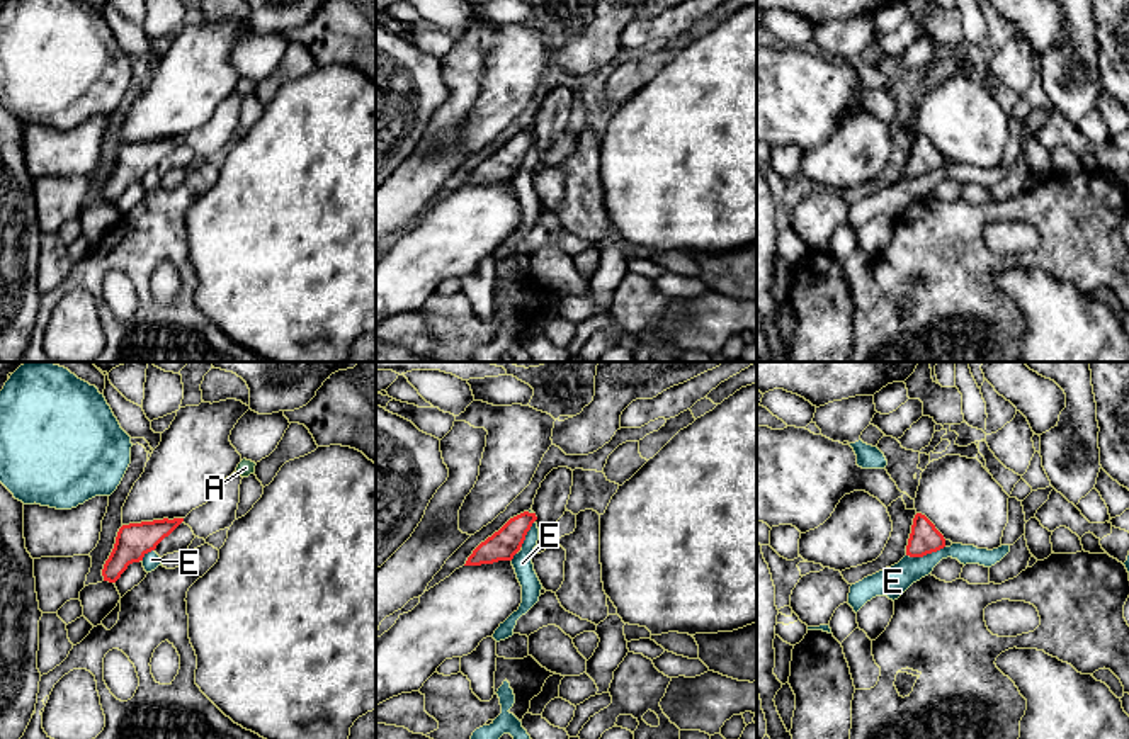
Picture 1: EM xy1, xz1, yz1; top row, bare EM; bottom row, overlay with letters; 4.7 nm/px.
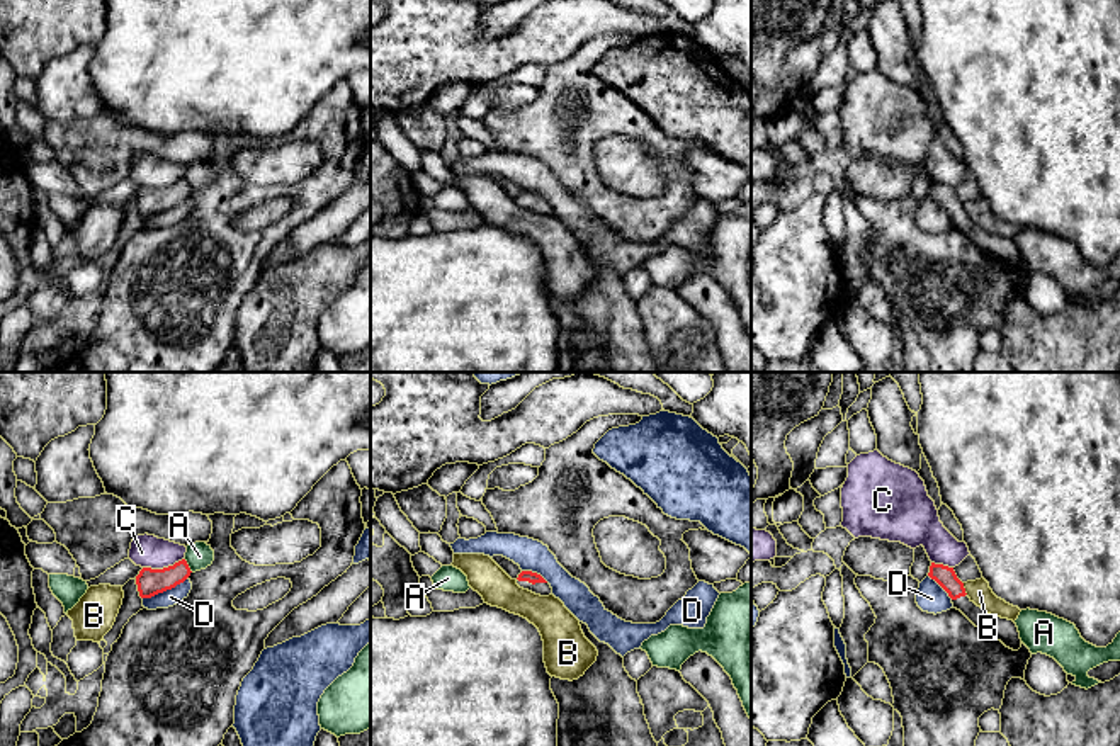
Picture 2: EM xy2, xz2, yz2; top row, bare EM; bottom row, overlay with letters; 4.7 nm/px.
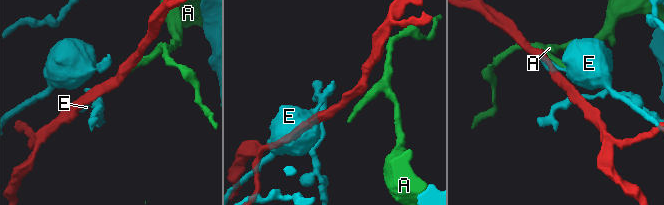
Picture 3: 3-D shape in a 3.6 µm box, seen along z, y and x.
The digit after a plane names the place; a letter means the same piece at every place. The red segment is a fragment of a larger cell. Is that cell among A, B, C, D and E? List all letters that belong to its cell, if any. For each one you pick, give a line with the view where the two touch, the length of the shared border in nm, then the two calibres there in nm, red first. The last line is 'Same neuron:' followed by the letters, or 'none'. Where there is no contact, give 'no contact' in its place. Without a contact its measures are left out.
Same neuron: none

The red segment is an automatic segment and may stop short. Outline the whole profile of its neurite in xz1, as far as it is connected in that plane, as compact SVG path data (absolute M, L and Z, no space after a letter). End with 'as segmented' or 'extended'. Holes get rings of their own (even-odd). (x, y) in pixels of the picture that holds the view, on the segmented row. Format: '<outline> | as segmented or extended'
M529 511L510 518L498 532L495 532L473 550L464 566L512 561L513 556L520 550L525 535L536 520L536 513Z | as segmented

